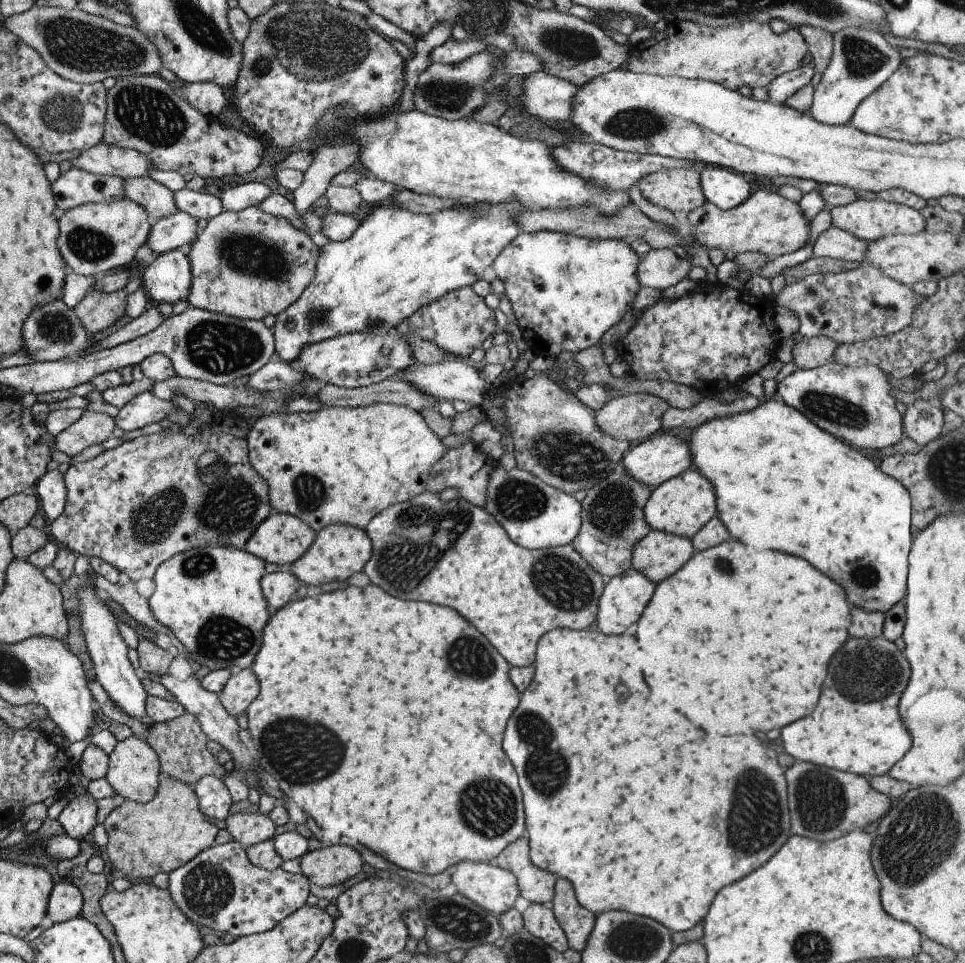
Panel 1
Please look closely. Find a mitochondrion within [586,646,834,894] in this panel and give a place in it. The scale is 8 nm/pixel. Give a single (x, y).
(755, 820)

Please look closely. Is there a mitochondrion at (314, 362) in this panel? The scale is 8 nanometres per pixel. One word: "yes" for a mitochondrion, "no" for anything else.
no

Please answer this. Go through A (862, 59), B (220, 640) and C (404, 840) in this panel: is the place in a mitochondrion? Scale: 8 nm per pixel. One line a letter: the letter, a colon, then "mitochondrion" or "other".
A: mitochondrion
B: mitochondrion
C: other

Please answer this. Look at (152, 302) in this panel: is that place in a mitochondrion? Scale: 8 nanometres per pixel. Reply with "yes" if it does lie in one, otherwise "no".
no

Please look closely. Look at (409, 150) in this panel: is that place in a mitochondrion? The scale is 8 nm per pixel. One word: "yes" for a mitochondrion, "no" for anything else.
no

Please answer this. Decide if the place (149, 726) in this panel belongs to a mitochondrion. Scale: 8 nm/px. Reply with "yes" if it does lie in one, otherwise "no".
no

